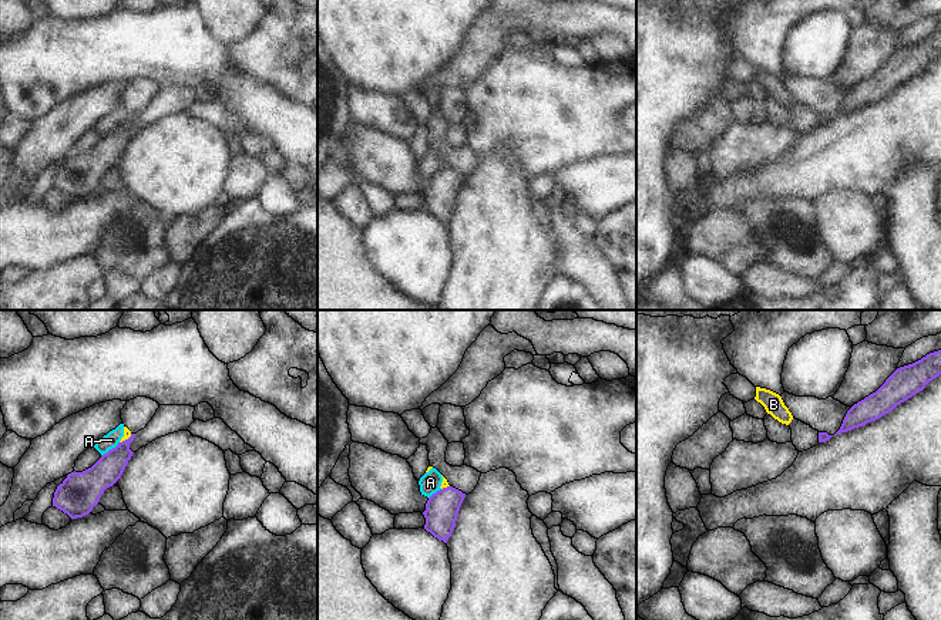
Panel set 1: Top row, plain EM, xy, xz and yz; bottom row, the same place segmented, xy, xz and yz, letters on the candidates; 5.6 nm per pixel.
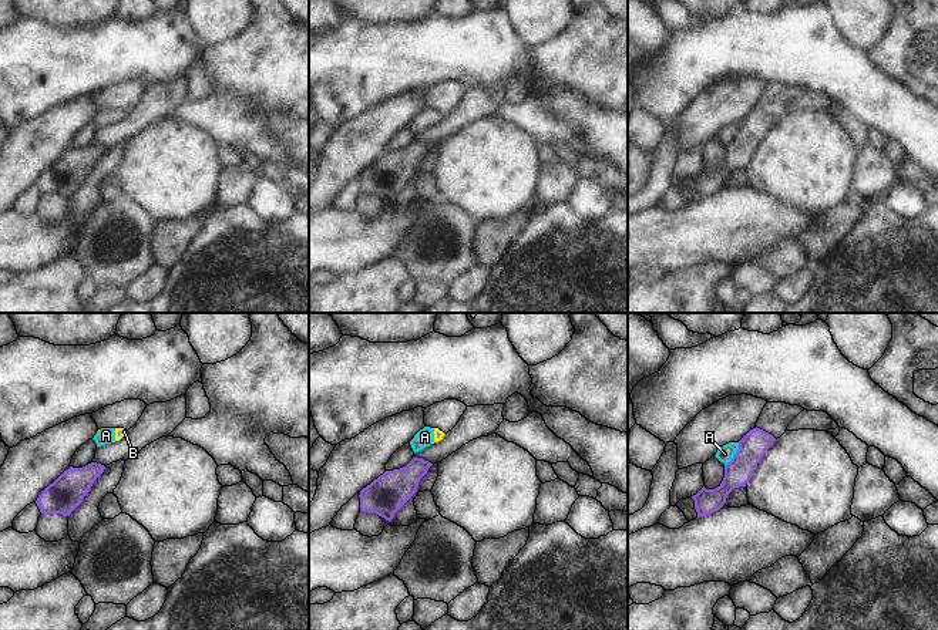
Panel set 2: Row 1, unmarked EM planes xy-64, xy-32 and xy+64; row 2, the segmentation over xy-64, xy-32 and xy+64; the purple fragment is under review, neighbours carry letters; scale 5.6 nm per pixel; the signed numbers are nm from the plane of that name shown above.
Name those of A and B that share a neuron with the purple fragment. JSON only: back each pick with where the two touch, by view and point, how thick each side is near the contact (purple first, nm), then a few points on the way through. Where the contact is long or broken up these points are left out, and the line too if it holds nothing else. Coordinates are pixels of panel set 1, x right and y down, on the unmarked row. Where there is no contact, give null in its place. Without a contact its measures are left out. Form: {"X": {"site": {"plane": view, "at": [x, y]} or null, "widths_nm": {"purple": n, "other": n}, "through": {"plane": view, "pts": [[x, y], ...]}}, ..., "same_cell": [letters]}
{"same_cell": []}

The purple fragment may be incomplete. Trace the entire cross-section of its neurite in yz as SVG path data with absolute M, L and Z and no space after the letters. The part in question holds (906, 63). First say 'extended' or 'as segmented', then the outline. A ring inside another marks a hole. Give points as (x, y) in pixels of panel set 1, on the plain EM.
as segmented; M941 31L897 50L876 74L858 82L847 92L840 111L834 117L881 100L901 84L922 73L940 55Z

